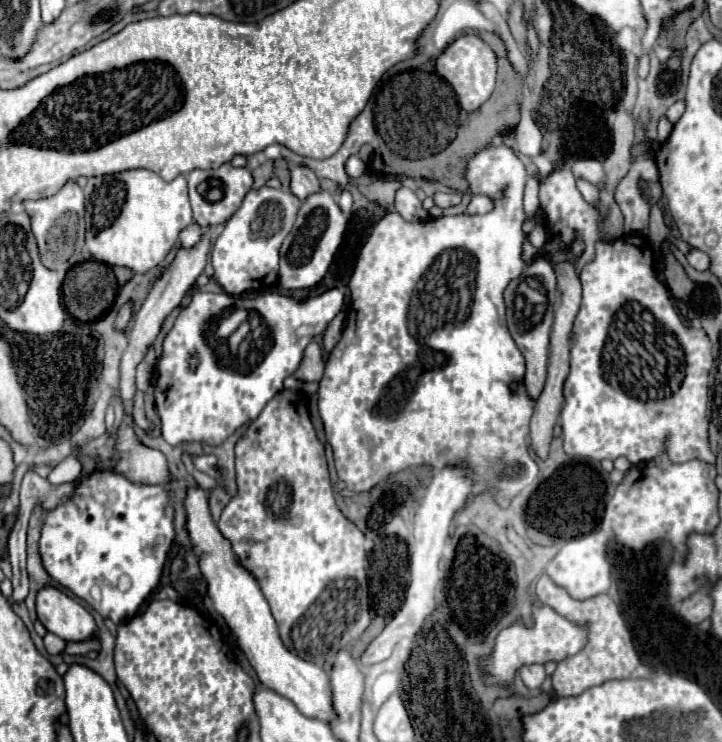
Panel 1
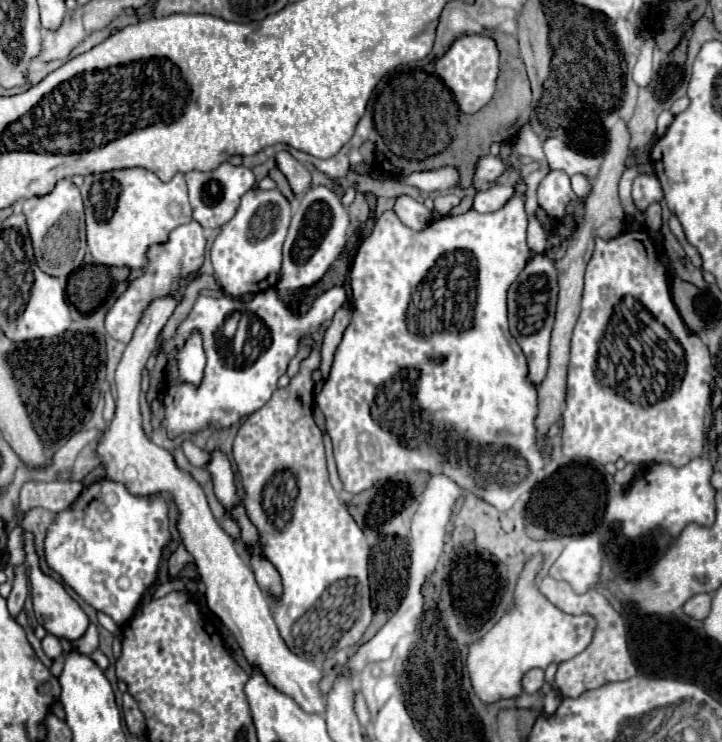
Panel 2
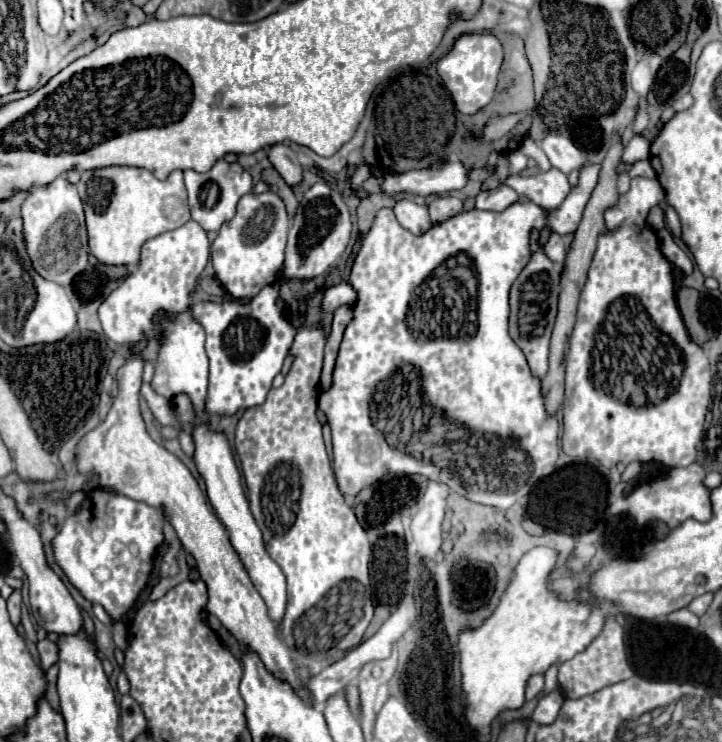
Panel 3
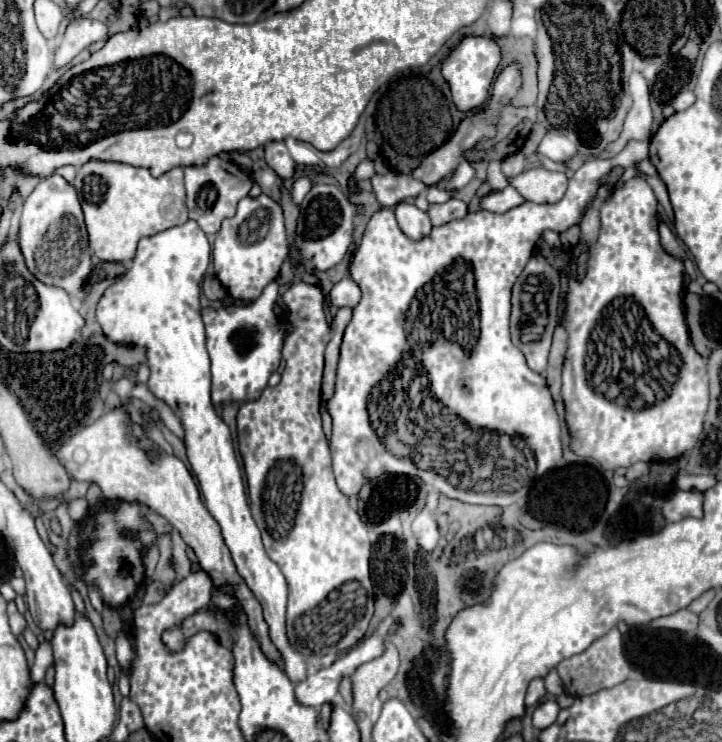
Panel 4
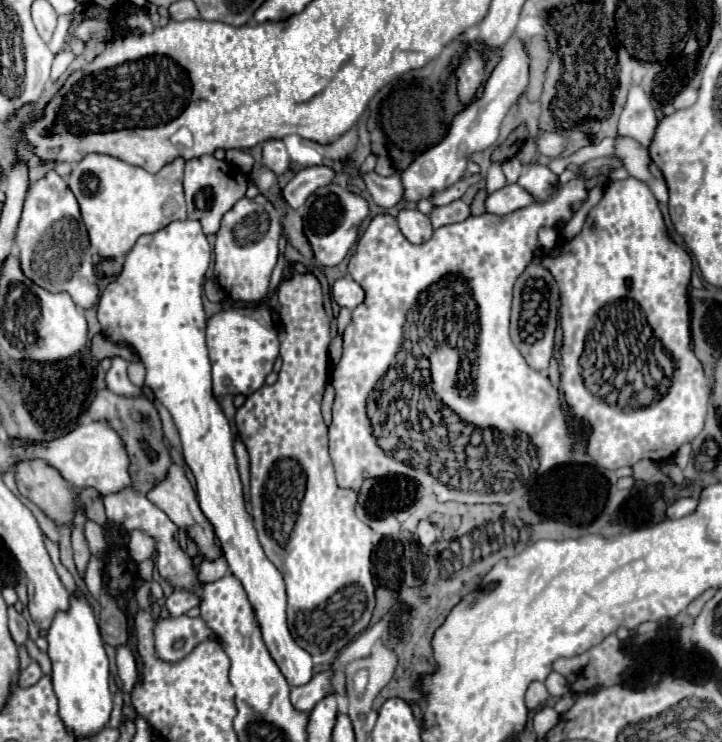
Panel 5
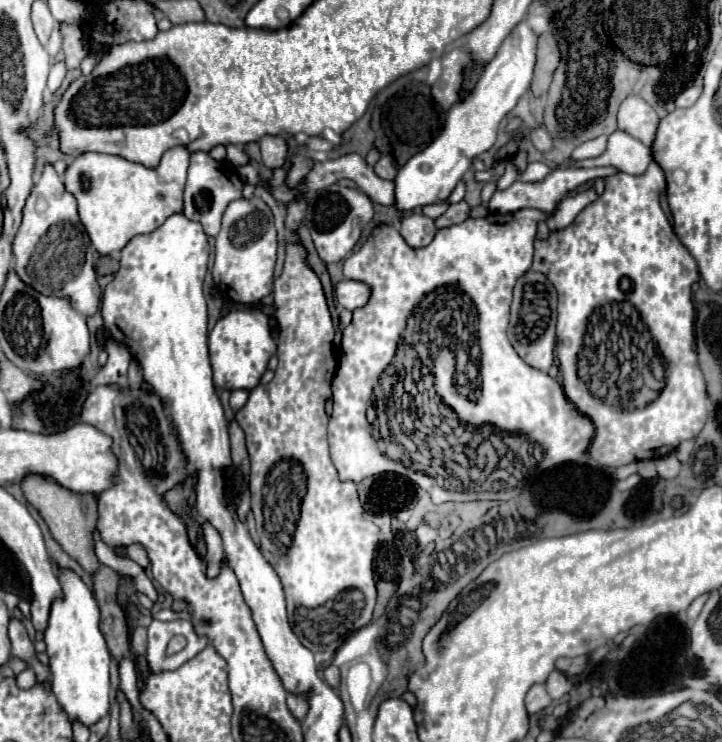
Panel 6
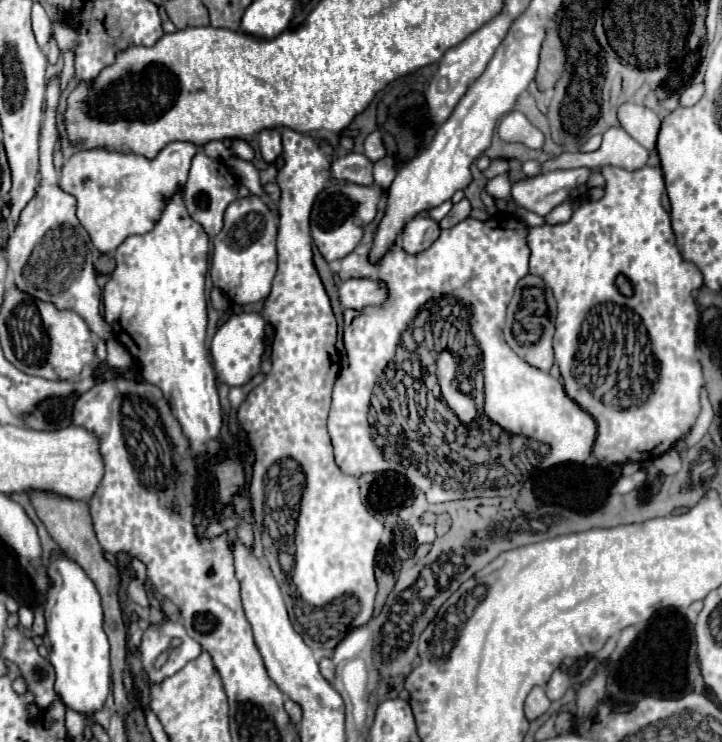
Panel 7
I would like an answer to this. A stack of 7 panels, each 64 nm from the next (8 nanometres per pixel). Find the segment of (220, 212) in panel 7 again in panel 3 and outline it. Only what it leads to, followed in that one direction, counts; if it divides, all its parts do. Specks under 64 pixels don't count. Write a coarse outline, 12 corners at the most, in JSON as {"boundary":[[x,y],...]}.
{"boundary":[[238,162],[184,170],[192,220],[206,232],[236,214],[252,190]]}

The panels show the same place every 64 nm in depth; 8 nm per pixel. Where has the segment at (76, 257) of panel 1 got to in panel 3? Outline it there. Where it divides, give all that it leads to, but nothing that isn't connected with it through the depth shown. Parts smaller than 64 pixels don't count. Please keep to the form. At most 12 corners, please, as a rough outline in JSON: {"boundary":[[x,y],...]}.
{"boundary":[[64,176],[22,204],[26,252],[70,288],[88,268],[82,200]]}

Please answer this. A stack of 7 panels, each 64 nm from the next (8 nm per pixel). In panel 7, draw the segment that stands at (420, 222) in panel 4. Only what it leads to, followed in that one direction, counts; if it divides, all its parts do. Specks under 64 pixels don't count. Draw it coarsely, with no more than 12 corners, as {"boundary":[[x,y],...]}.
{"boundary":[[416,216],[404,226],[400,246],[408,254],[428,250],[440,226]]}

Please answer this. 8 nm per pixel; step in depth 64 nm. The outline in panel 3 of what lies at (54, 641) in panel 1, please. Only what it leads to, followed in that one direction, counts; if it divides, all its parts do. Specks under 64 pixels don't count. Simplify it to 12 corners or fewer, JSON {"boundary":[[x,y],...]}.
{"boundary":[[38,642],[40,668],[46,672],[56,664],[56,644]]}

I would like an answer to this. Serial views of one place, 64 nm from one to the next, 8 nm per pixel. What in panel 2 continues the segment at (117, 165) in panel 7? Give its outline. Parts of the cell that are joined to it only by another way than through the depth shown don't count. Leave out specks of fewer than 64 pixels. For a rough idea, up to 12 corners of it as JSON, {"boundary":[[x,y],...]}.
{"boundary":[[184,174],[84,176],[96,264],[144,268],[192,220]]}

